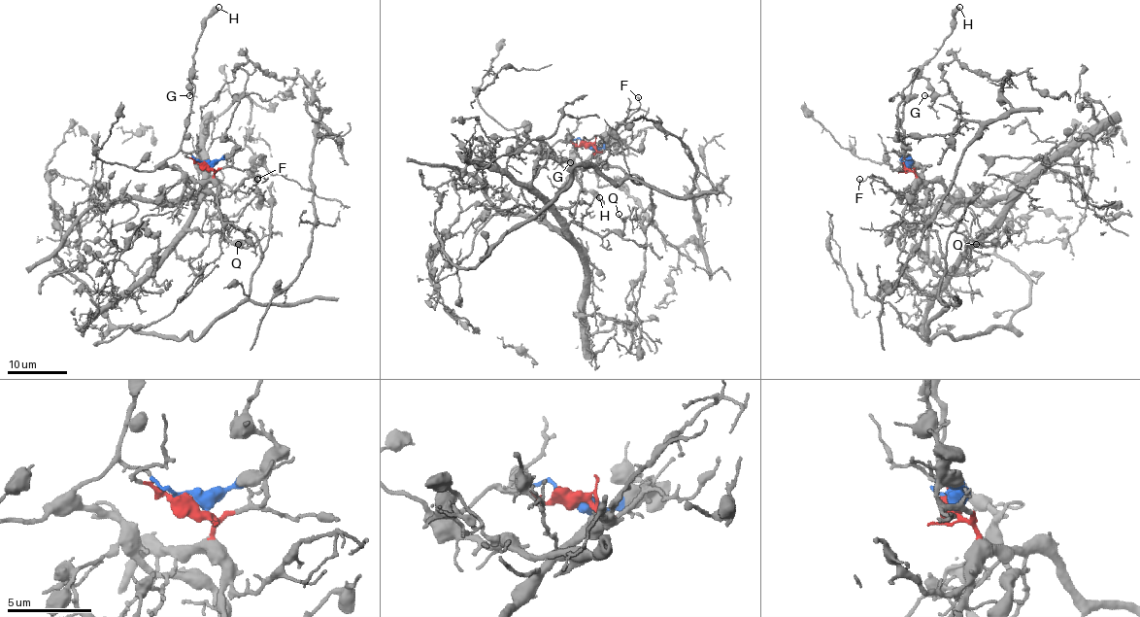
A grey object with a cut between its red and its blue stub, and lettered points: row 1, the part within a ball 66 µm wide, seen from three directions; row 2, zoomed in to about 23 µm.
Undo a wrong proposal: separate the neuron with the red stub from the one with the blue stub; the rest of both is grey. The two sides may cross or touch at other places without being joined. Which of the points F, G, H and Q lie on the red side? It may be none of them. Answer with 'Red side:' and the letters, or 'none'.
Red side: F, Q

